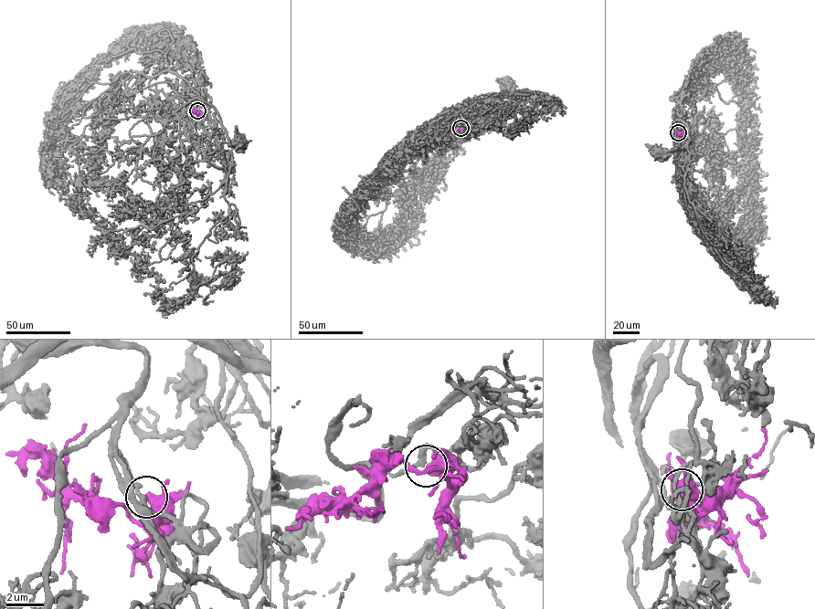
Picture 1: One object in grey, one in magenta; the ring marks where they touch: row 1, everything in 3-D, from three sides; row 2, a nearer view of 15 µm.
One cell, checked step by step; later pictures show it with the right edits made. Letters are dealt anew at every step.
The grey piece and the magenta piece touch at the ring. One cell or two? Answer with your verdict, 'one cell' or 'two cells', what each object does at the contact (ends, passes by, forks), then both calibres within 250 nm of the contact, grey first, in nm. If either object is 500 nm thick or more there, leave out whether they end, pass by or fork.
one cell | grey passes by | magenta passes by | 240/440 nm

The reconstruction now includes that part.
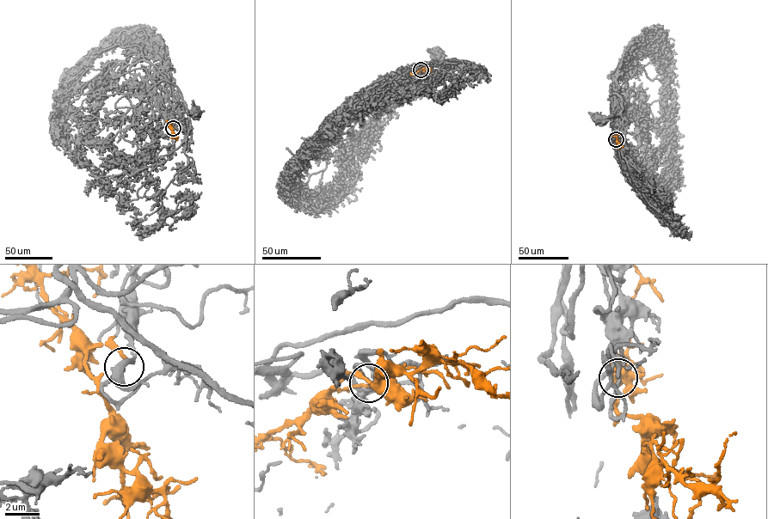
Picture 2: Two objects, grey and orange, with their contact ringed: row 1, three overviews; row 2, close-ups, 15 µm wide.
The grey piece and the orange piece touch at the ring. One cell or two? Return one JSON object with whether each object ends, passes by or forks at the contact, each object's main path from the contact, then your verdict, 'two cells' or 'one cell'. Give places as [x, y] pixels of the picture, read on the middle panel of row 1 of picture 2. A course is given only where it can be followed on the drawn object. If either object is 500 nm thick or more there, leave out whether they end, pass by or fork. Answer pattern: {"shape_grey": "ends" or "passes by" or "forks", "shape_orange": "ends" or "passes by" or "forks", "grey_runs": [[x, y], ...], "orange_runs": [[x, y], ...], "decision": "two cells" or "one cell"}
{"shape_grey": "ends", "shape_orange": "ends", "grey_runs": [[420, 70], [415, 77], [423, 78], [428, 84], [440, 69], [437, 53]], "orange_runs": [[420, 70], [427, 69], [431, 72]], "decision": "one cell"}

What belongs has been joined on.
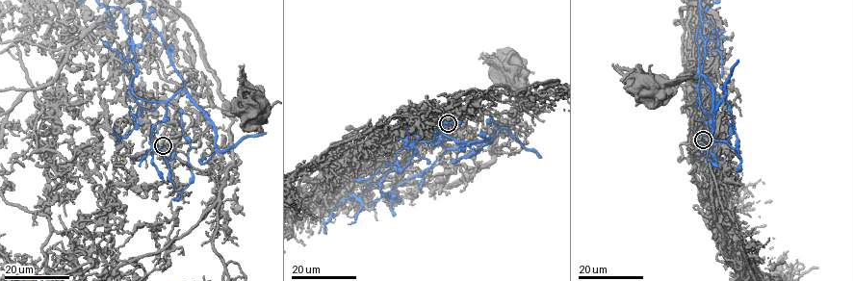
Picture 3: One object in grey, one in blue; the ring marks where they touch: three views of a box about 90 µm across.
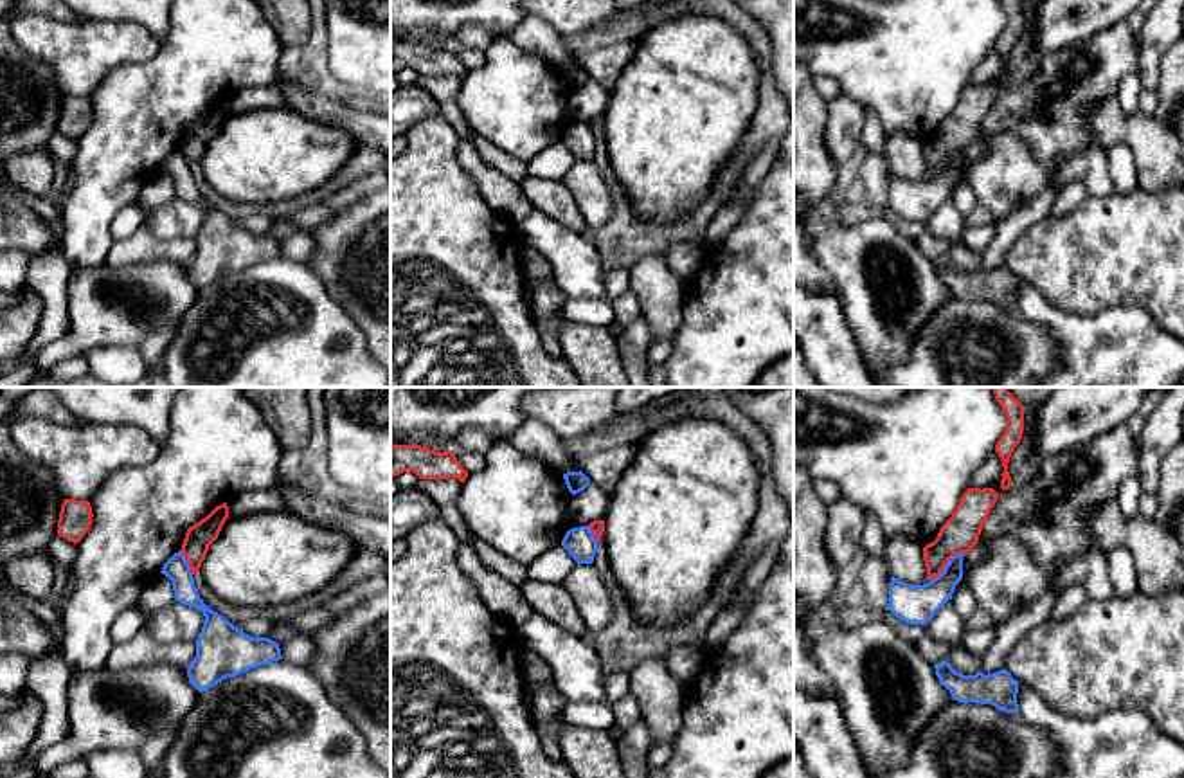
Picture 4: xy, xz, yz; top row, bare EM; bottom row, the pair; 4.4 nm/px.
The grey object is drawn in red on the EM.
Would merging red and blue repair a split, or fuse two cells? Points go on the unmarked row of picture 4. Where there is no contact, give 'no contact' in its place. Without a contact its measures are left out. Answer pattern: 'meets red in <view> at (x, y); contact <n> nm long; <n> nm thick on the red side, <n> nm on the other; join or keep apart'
meets red in yz at (947, 159); contact 200 nm long; 170 nm thick on the red side, 180 nm on the other; keep apart

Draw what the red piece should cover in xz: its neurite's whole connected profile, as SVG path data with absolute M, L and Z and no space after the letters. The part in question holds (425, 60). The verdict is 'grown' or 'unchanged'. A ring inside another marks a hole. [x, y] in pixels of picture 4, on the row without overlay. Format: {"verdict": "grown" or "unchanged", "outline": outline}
{"verdict": "unchanged", "outline": "M390 41L390 74L414 68L419 76L466 77L468 68L457 58L453 47L435 49L421 41Z"}

